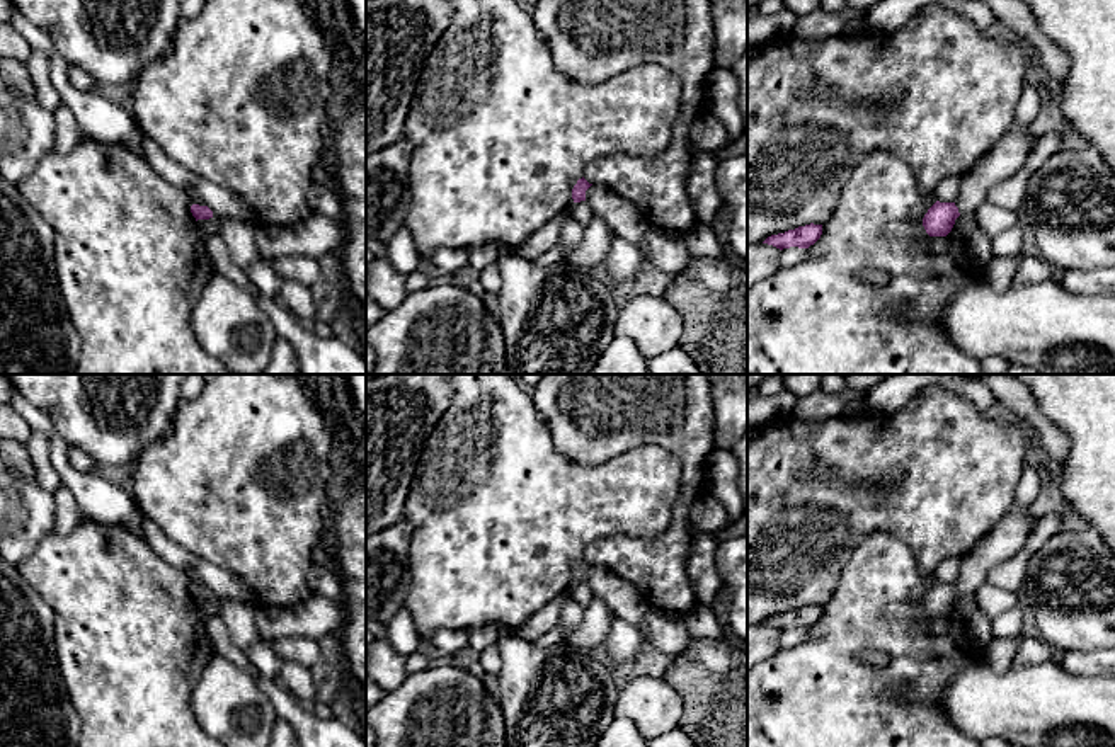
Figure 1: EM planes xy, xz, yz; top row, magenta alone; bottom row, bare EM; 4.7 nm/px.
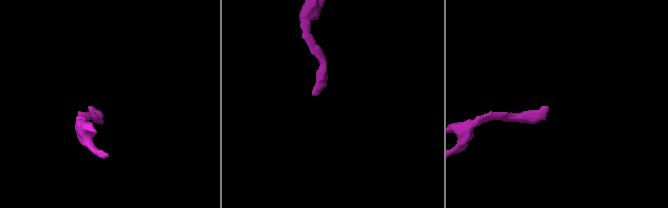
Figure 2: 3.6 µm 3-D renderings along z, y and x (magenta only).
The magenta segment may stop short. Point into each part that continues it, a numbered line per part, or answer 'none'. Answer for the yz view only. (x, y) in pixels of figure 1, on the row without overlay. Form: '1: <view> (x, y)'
1: yz (1012, 533)

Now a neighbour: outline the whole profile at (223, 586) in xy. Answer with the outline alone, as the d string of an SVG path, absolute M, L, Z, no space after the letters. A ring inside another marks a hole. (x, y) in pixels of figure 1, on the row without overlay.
M143 516L141 534L150 548L169 565L175 568L187 568L197 582L208 587L218 599L243 599L245 584L232 575L228 570L201 560L169 539L163 531Z

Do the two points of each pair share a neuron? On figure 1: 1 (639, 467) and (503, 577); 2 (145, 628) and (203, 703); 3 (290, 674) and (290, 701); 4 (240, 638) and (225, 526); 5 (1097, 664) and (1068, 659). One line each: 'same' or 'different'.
1: same
2: different
3: different
4: different
5: same

